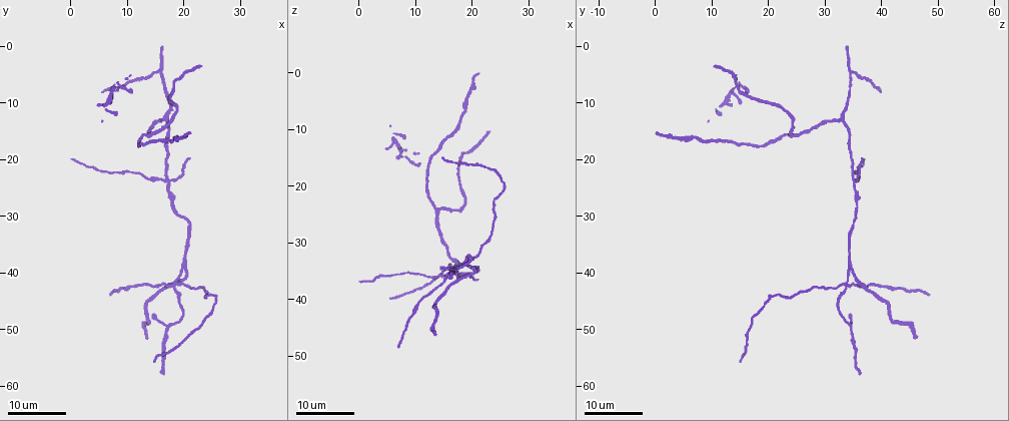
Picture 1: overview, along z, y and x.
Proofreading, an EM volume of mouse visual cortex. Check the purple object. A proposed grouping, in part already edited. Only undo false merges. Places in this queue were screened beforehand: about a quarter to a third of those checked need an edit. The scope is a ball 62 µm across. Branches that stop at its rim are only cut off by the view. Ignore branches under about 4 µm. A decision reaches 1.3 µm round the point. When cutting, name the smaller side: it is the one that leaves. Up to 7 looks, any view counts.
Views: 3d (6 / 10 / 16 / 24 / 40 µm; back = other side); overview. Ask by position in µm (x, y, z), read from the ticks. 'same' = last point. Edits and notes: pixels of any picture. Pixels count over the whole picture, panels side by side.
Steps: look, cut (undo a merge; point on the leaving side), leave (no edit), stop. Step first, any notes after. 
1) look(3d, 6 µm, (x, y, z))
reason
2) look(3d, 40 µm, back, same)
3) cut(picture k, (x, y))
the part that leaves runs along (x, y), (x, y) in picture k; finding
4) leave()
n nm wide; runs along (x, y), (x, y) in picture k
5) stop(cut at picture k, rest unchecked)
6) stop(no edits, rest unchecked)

look(3d, 16 µm, (17.5, 28.5, 36.0))
thin neck

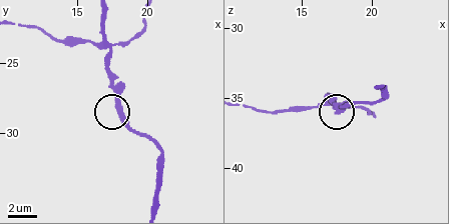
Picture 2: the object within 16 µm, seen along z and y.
look(3d, 6 µm, (17.8, 28.0, 35.6))

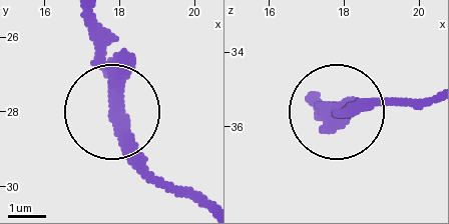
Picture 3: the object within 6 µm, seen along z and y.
leave()
all the same neuron

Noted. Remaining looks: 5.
look(3d, 16 µm, (18.5, 42.0, 34.0))
four arms meet

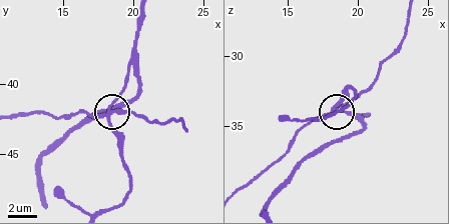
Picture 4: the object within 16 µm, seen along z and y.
look(3d, 6 µm, (18.8, 41.8, 33.6))

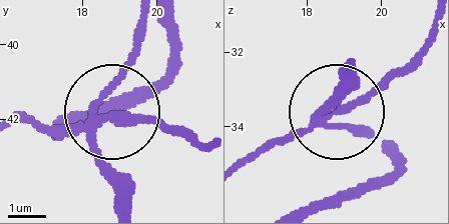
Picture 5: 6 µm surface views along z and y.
cut(picture 5, (143, 116))
side arm 20 µm; the part that leaves runs along (91, 123), (165, 123), (206, 142) in picture 5; two neurons meet here

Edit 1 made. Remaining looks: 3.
look(3d, 24 µm, (13.5, 16.0, 24.0))
three-way junction

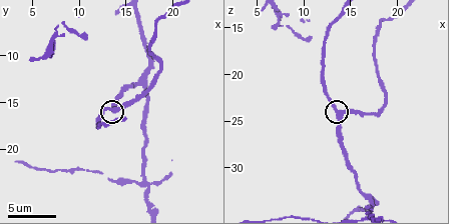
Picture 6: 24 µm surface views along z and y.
look(3d, 10 µm, same)

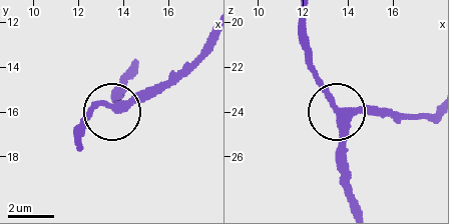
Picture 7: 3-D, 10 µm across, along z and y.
leave()
runs along (357, 205), (344, 165), (340, 113), (311, 69) in picture 7; all the same neuron

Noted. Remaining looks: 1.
stop(cut at picture 5, rest unchecked)

